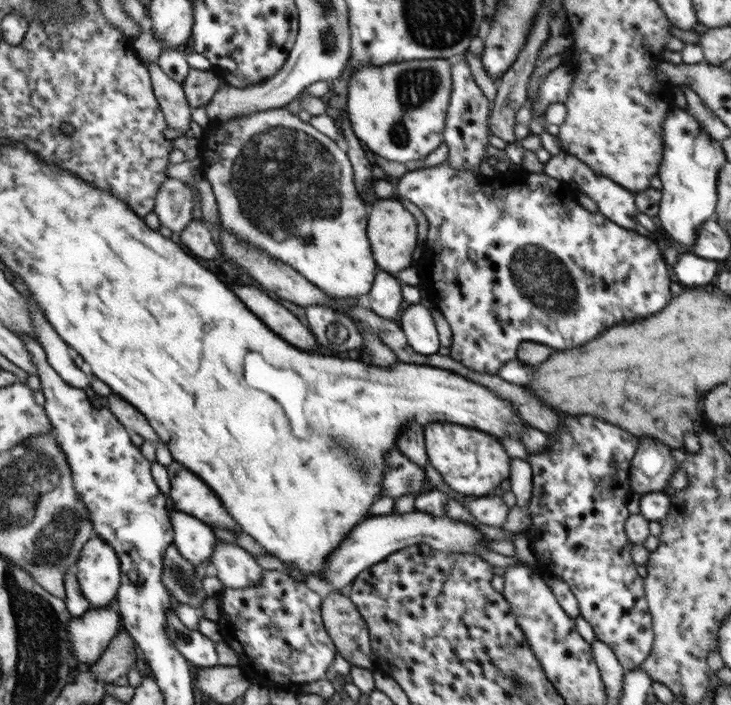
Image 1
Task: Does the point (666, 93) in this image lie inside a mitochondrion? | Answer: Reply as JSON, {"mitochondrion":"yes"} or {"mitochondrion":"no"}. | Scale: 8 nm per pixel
{"mitochondrion":"no"}

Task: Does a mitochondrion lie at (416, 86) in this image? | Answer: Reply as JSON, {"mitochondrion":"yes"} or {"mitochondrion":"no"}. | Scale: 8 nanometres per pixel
{"mitochondrion":"yes"}

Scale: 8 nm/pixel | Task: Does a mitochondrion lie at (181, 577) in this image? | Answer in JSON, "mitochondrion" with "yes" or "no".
{"mitochondrion":"yes"}

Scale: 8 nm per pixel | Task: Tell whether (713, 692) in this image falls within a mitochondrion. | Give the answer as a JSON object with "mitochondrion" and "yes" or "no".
{"mitochondrion":"no"}

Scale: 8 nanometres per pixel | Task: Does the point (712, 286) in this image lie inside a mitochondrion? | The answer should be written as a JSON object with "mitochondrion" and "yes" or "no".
{"mitochondrion":"no"}

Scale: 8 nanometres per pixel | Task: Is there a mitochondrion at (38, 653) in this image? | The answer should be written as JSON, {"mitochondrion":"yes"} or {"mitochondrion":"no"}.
{"mitochondrion":"yes"}

